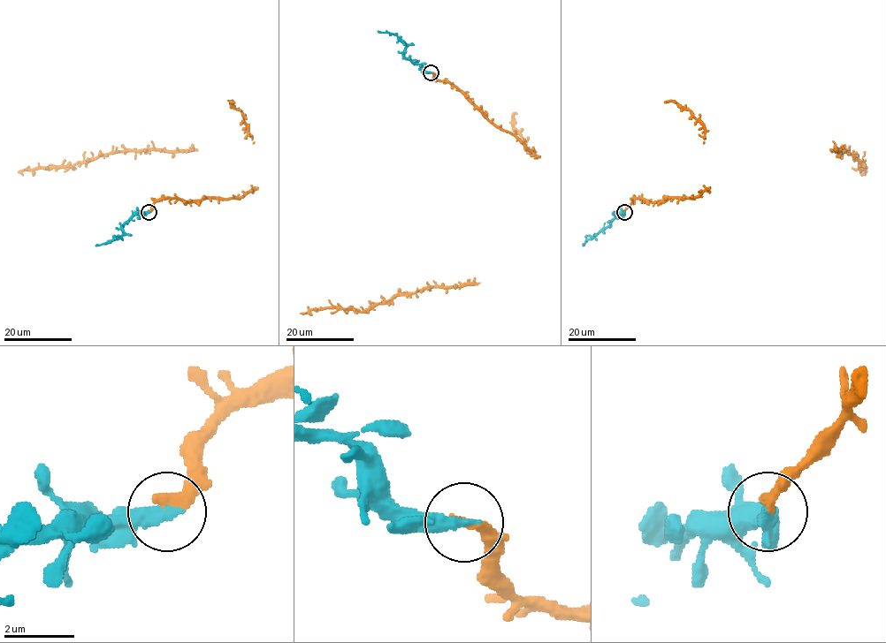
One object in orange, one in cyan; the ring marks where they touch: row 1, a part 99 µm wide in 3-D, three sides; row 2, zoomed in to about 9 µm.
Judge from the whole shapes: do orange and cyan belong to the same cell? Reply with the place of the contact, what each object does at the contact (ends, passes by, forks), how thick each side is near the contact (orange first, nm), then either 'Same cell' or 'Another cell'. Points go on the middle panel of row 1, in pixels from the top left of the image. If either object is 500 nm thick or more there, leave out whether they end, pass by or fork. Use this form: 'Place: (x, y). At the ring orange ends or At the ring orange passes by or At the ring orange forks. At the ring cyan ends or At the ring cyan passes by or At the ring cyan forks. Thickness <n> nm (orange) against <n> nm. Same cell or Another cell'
Place: (431, 72). At the ring orange ends. At the ring cyan ends. Thickness 360 nm (orange) against 400 nm. Same cell

